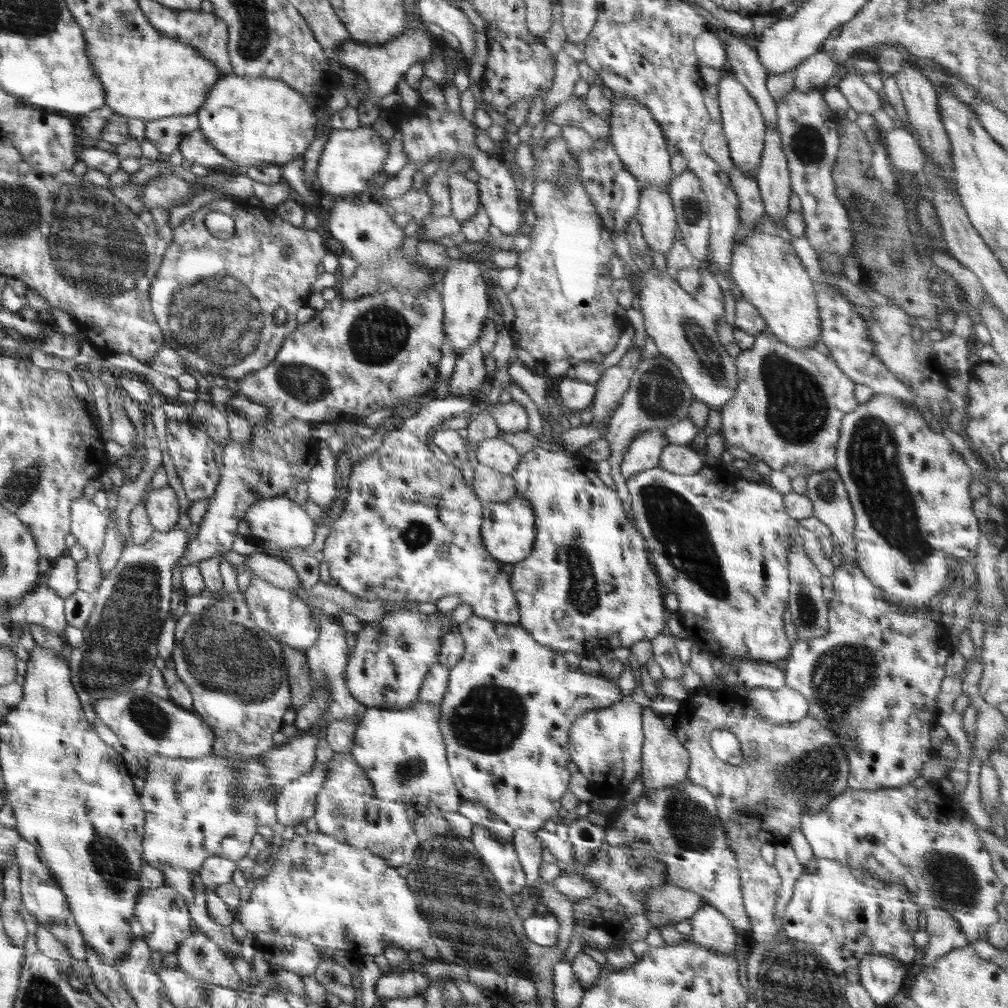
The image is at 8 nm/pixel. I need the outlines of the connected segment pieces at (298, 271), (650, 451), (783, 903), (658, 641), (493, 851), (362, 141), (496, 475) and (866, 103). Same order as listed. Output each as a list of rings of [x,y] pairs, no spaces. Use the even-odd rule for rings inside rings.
[[[236,198],[211,201],[195,212],[190,213],[190,215],[175,228],[172,242],[168,245],[168,250],[165,252],[163,261],[158,267],[155,282],[152,283],[150,292],[156,323],[158,323],[162,330],[166,344],[169,345],[181,359],[184,359],[186,365],[190,365],[196,369],[196,372],[201,373],[208,379],[223,377],[241,380],[244,376],[249,376],[255,371],[258,372],[268,366],[268,364],[273,363],[284,340],[299,326],[297,323],[298,310],[300,310],[302,306],[308,305],[311,286],[314,284],[318,275],[316,266],[320,264],[323,256],[326,254],[322,240],[323,235],[320,229],[304,230],[302,227],[296,227],[288,221],[284,221],[272,208],[265,209],[261,204],[241,201]],[[214,211],[224,212],[233,218],[235,231],[230,239],[218,239],[208,231],[208,228],[204,224],[204,216]]]
[[[653,428],[648,432],[642,432],[628,446],[624,454],[620,465],[622,476],[629,479],[637,472],[658,467],[661,459],[660,453],[666,446],[669,446],[669,444],[666,436],[664,436],[664,429]]]
[[[782,843],[775,846],[776,859],[774,860],[774,866],[781,876],[782,883],[781,889],[776,899],[776,923],[782,924],[782,914],[787,907],[791,896],[793,895],[793,886],[799,876],[805,870],[805,867],[798,861],[796,854],[790,844]]]
[[[668,626],[654,639],[650,639],[649,642],[652,645],[653,658],[660,665],[665,677],[681,680],[684,671],[682,661],[680,661],[676,649],[678,638],[672,635]]]
[[[474,825],[472,837],[469,838],[476,848],[482,863],[494,875],[500,890],[515,906],[523,902],[521,892],[525,889],[526,875],[512,843],[496,841],[486,829]]]
[[[372,125],[354,130],[333,130],[320,154],[314,187],[339,196],[352,196],[364,191],[370,179],[384,173],[382,163],[388,156],[388,147],[388,142],[372,129]]]
[[[474,463],[471,488],[482,505],[509,501],[517,492],[511,474],[492,470],[478,463]]]
[[[857,73],[847,74],[841,79],[838,88],[846,97],[849,106],[858,114],[873,115],[883,108],[878,93],[869,87]]]

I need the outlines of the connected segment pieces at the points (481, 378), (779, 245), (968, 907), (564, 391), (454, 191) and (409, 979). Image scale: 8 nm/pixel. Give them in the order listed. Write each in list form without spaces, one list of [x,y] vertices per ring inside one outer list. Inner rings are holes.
[[[479,342],[466,349],[457,359],[450,379],[449,396],[463,397],[471,390],[479,390],[490,376]]]
[[[752,232],[750,235],[738,237],[735,241],[733,255],[731,256],[731,279],[737,284],[742,299],[752,304],[766,320],[770,333],[792,349],[804,351],[812,349],[820,340],[820,318],[818,318],[818,304],[816,304],[816,284],[812,282],[806,269],[800,262],[791,243],[778,235]]]
[[[918,777],[900,788],[876,791],[847,789],[836,796],[824,811],[804,813],[800,817],[800,831],[815,858],[863,868],[888,884],[901,880],[908,896],[921,910],[939,908],[954,917],[972,946],[977,940],[987,940],[988,928],[1001,922],[996,906],[1003,901],[1005,884],[994,872],[990,854],[983,847],[976,826],[966,820],[957,799],[936,790],[932,783],[932,780]]]
[[[565,377],[557,383],[556,398],[560,405],[567,410],[583,411],[594,402],[595,384]]]
[[[456,172],[449,176],[451,215],[460,225],[473,218],[473,216],[475,218],[479,207],[478,185],[464,177],[463,173]]]
[[[416,968],[402,974],[384,973],[376,981],[374,994],[388,999],[413,997],[431,984],[430,978]]]

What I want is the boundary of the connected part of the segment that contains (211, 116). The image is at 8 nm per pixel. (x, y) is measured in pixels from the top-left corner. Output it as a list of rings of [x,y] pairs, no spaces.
[[[234,73],[224,75],[208,92],[208,98],[198,111],[200,131],[207,141],[228,160],[242,166],[252,165],[284,165],[298,155],[303,156],[315,138],[315,126],[320,121],[320,114],[316,115],[308,101],[296,89],[290,88],[280,79],[266,77],[236,76]]]

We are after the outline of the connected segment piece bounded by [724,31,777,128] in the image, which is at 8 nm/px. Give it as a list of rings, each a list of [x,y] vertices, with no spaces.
[[[733,31],[725,45],[727,64],[725,70],[731,73],[740,84],[747,88],[748,94],[756,100],[756,105],[763,116],[767,128],[777,128],[776,102],[769,95],[766,81],[768,73],[758,60],[756,49],[746,44],[743,37],[737,36]]]

